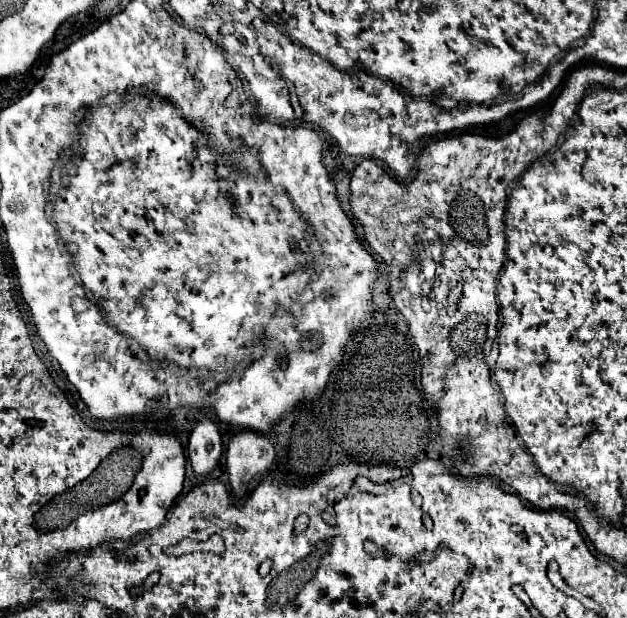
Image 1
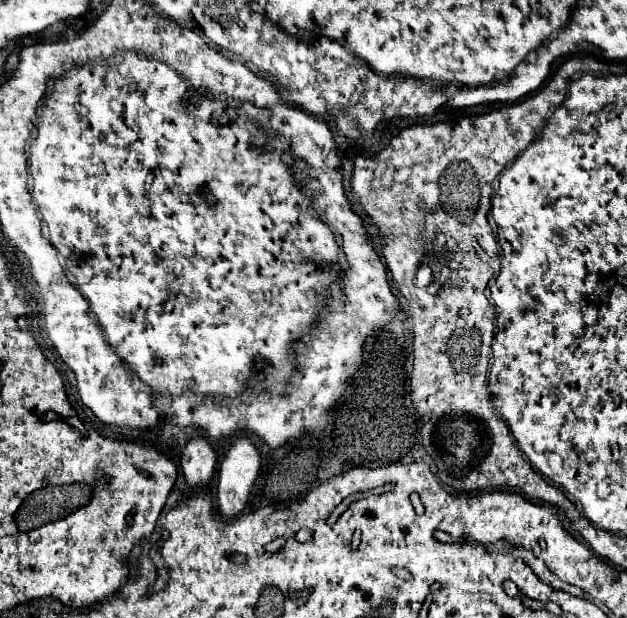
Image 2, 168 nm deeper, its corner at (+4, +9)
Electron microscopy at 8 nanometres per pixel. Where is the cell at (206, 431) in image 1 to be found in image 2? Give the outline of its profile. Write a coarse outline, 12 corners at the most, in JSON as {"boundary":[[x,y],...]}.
{"boundary":[[203,437],[185,445],[183,477],[191,487],[207,485],[215,451]]}

